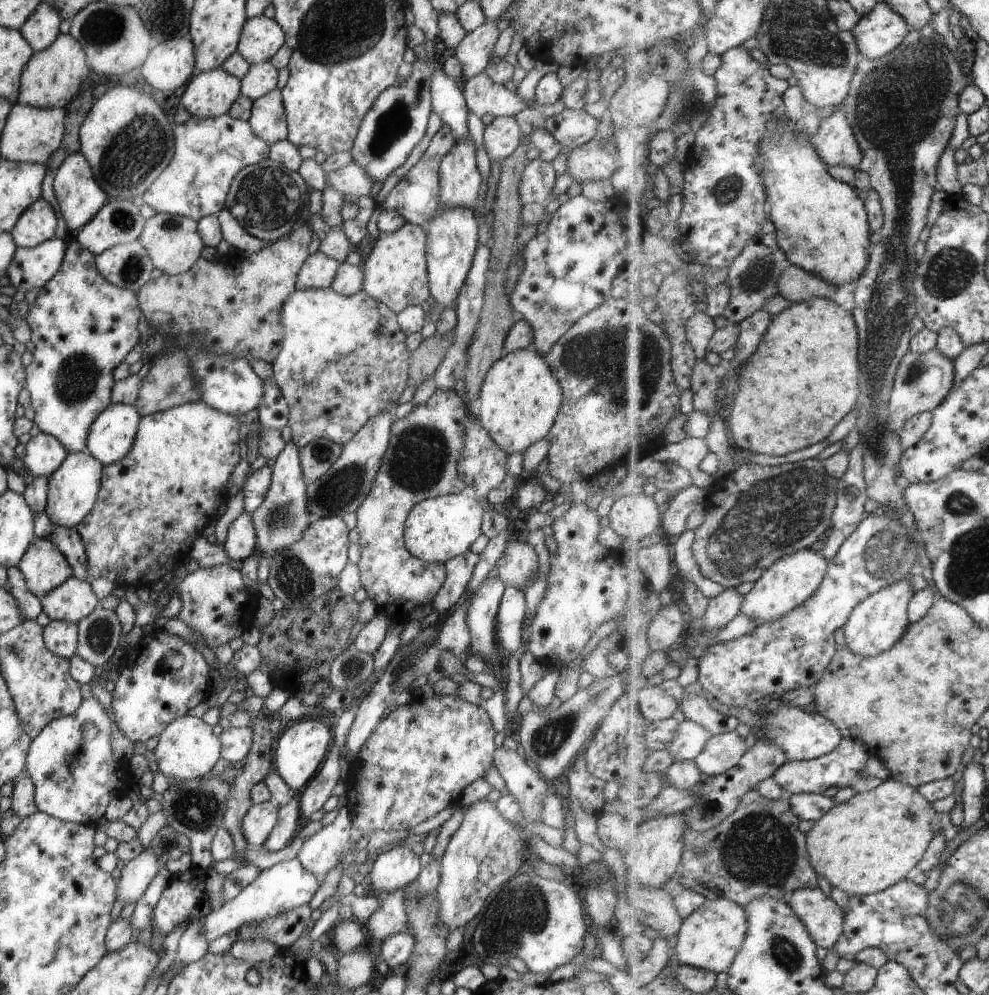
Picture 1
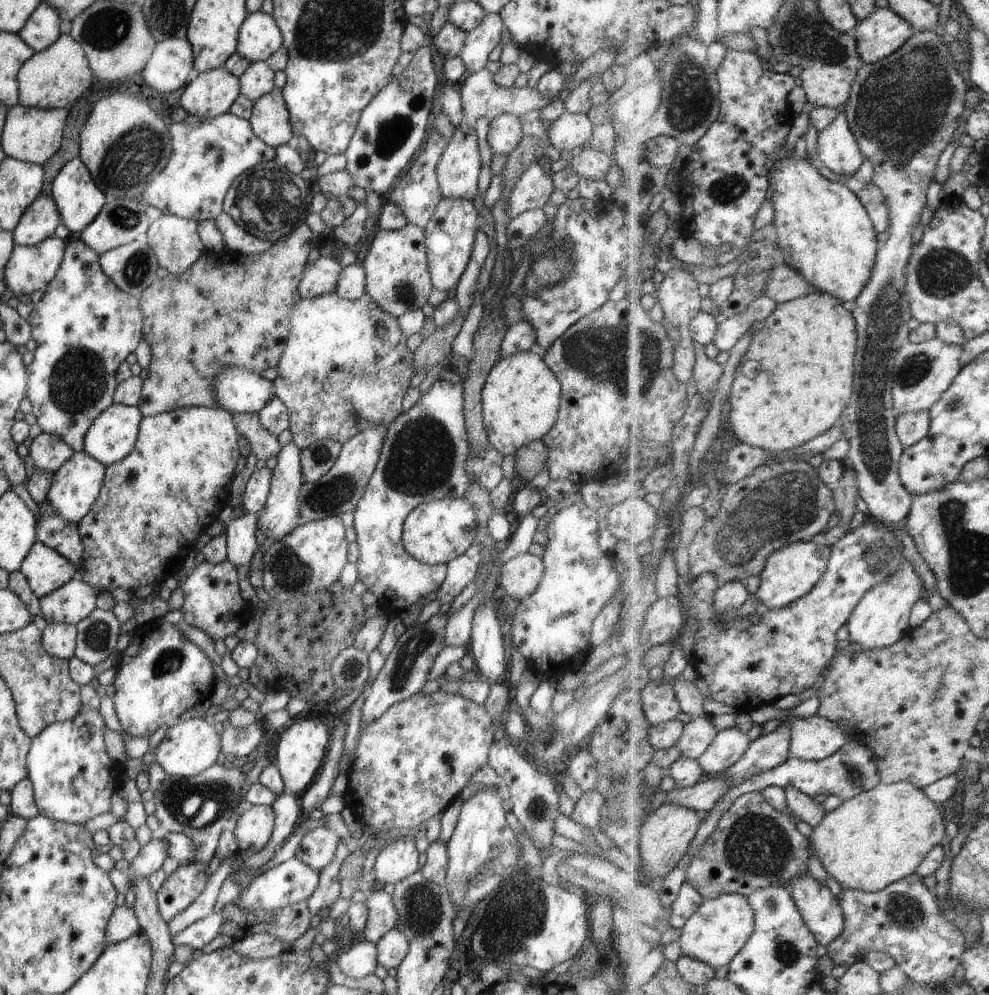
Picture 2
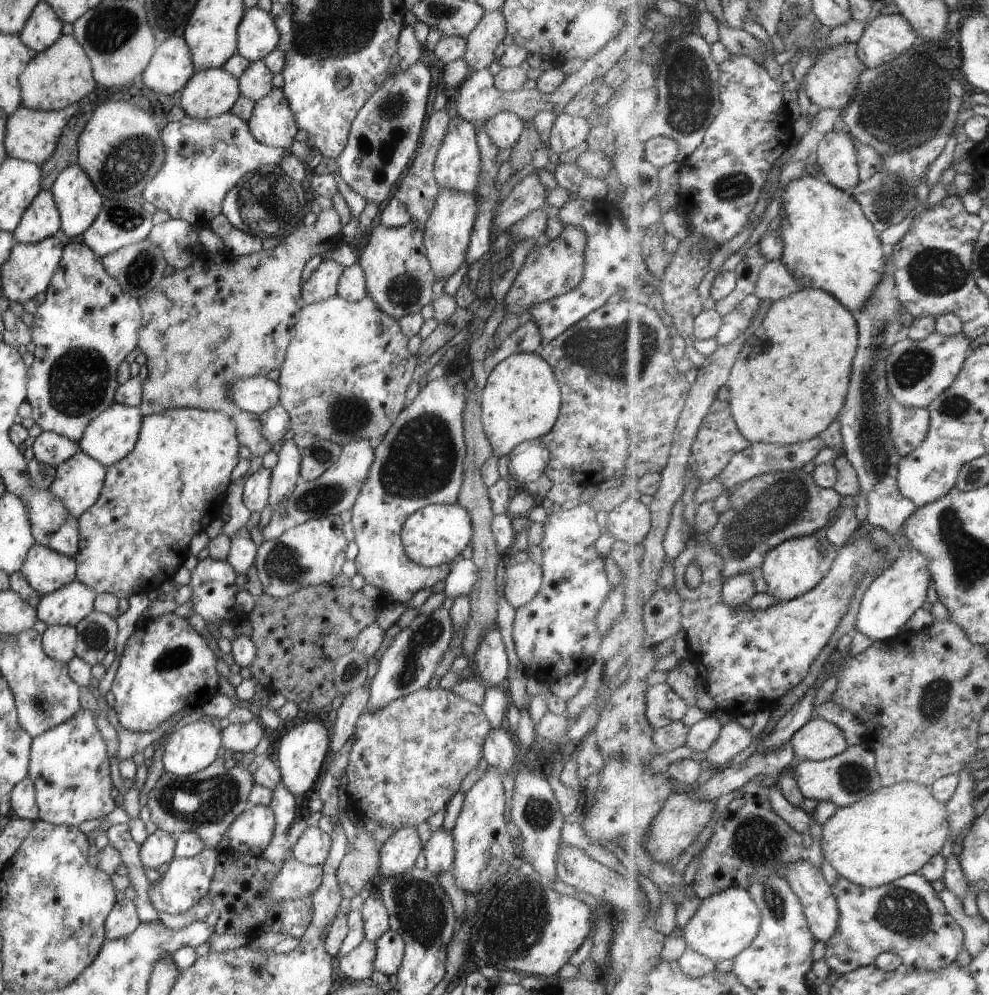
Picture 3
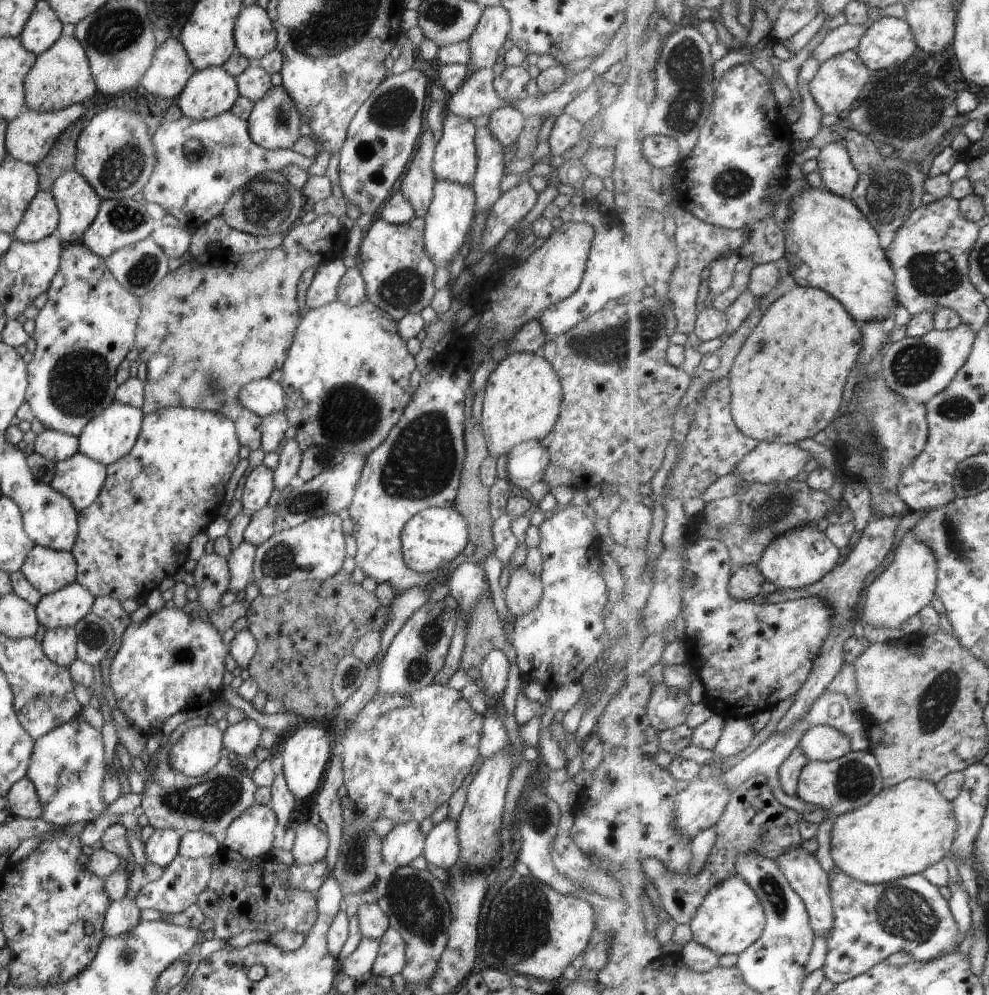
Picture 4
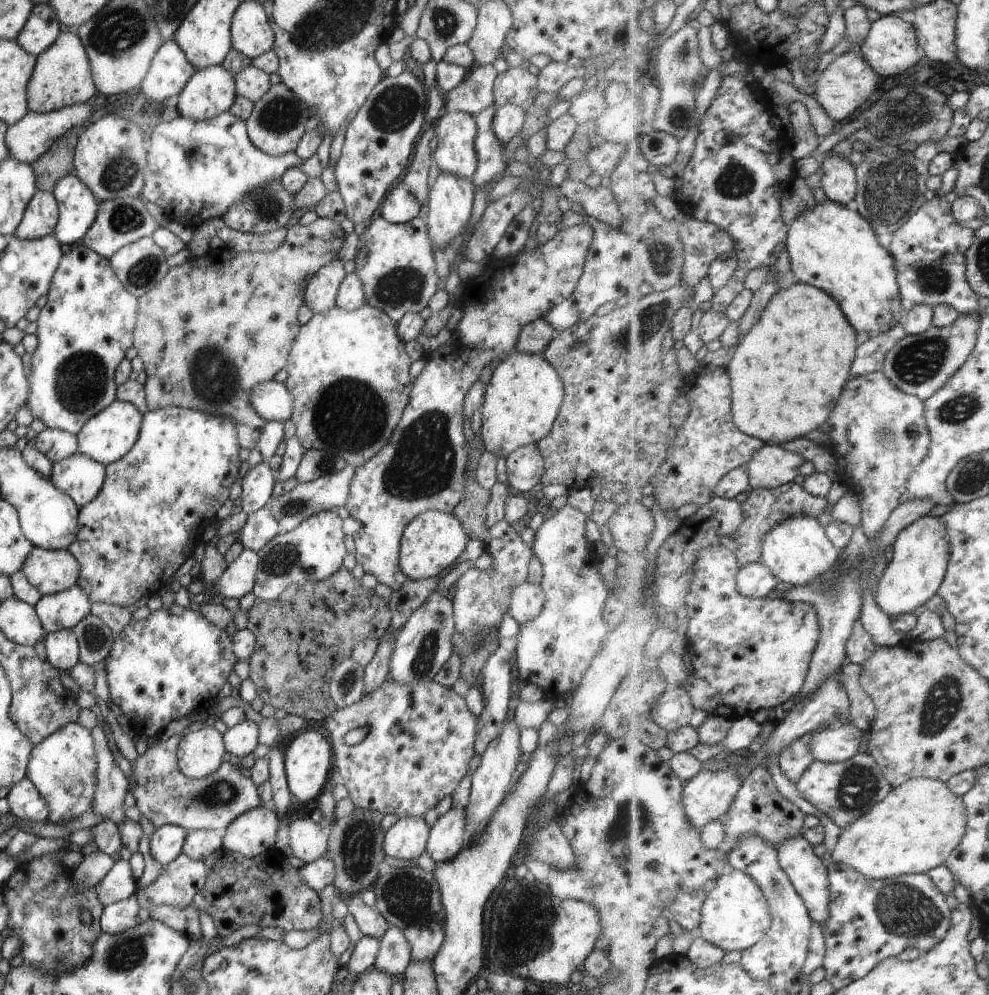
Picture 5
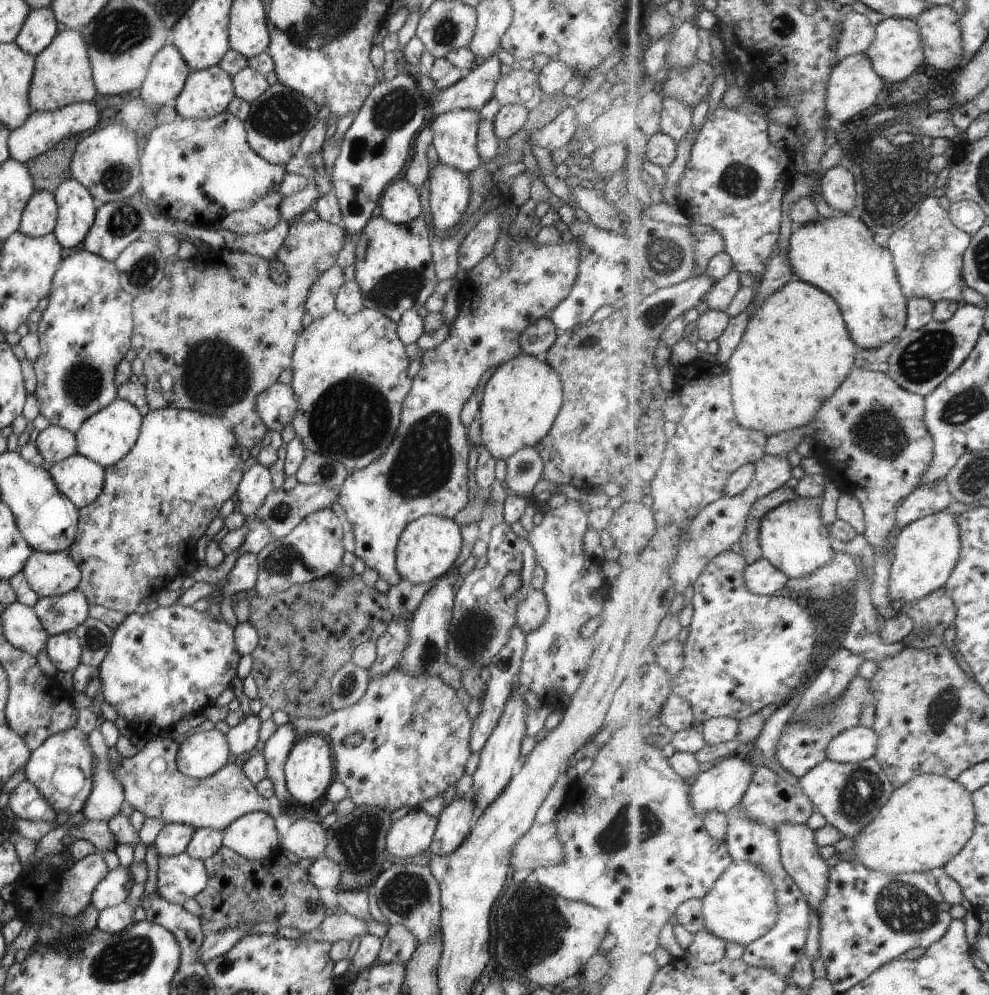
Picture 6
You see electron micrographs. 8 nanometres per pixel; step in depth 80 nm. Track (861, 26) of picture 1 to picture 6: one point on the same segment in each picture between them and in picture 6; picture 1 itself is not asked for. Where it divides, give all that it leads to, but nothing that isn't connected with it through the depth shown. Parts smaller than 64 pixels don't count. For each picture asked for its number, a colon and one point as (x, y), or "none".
2: (884, 32)
3: (889, 35)
4: (888, 42)
5: (892, 48)
6: (898, 50)

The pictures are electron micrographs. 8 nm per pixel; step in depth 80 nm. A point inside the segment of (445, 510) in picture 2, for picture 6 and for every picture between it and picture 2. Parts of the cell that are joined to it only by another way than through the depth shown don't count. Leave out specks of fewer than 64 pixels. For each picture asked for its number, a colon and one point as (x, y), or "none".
3: (435, 534)
4: (432, 538)
5: (432, 540)
6: (427, 546)

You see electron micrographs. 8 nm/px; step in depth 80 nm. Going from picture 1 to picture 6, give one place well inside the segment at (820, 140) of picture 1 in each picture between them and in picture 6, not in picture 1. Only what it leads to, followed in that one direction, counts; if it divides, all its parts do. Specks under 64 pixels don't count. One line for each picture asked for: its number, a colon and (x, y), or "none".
2: (836, 146)
3: (838, 158)
4: (837, 171)
5: (839, 182)
6: (837, 185)

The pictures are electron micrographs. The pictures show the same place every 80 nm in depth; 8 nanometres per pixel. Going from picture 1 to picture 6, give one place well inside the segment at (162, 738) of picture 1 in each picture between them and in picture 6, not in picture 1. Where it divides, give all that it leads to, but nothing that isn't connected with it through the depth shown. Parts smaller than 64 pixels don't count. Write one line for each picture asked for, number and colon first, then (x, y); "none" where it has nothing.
2: (188, 747)
3: (187, 750)
4: (197, 749)
5: (198, 753)
6: (201, 754)

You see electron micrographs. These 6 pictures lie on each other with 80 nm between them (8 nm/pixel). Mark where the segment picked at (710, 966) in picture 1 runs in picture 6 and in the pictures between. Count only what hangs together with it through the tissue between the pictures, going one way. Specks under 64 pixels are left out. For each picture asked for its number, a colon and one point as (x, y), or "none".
2: (722, 927)
3: (726, 924)
4: (731, 918)
5: (736, 914)
6: (743, 906)

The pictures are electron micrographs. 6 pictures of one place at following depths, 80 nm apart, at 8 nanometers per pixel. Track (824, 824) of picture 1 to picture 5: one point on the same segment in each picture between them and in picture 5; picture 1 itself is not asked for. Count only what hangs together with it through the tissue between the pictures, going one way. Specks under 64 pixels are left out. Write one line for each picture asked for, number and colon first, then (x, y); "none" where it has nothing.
2: (878, 838)
3: (898, 830)
4: (909, 827)
5: (915, 829)

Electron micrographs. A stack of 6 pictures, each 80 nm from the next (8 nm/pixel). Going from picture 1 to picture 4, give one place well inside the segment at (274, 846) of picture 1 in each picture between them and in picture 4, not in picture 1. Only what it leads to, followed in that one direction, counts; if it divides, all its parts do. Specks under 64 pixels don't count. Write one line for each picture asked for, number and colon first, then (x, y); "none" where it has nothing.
2: (286, 811)
3: (282, 803)
4: (281, 801)

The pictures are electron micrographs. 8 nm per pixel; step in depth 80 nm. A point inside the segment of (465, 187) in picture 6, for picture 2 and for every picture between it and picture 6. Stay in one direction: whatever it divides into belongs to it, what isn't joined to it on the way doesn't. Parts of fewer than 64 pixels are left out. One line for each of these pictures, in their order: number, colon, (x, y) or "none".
2: (450, 232)
3: (446, 233)
4: (446, 222)
5: (449, 202)

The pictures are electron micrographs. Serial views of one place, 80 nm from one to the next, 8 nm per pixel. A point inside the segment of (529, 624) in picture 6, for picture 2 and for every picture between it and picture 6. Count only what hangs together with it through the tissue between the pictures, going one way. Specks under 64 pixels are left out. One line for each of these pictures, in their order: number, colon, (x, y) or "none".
2: (519, 576)
3: (521, 581)
4: (523, 590)
5: (525, 600)

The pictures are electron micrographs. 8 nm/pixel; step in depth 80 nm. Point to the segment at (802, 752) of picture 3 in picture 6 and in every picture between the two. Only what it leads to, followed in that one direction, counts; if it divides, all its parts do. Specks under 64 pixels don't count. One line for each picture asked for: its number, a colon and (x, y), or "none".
4: (821, 743)
5: (833, 745)
6: (858, 744)

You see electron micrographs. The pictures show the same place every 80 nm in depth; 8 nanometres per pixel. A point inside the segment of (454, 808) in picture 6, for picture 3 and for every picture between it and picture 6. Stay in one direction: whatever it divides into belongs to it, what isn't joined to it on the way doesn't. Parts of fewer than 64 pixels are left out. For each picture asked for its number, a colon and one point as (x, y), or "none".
3: (438, 850)
4: (441, 849)
5: (446, 836)

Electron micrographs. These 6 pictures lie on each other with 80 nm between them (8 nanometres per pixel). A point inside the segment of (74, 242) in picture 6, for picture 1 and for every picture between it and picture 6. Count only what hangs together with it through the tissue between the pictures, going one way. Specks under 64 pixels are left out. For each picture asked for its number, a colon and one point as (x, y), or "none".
1: (78, 197)
2: (77, 199)
3: (77, 201)
4: (77, 203)
5: (77, 206)

